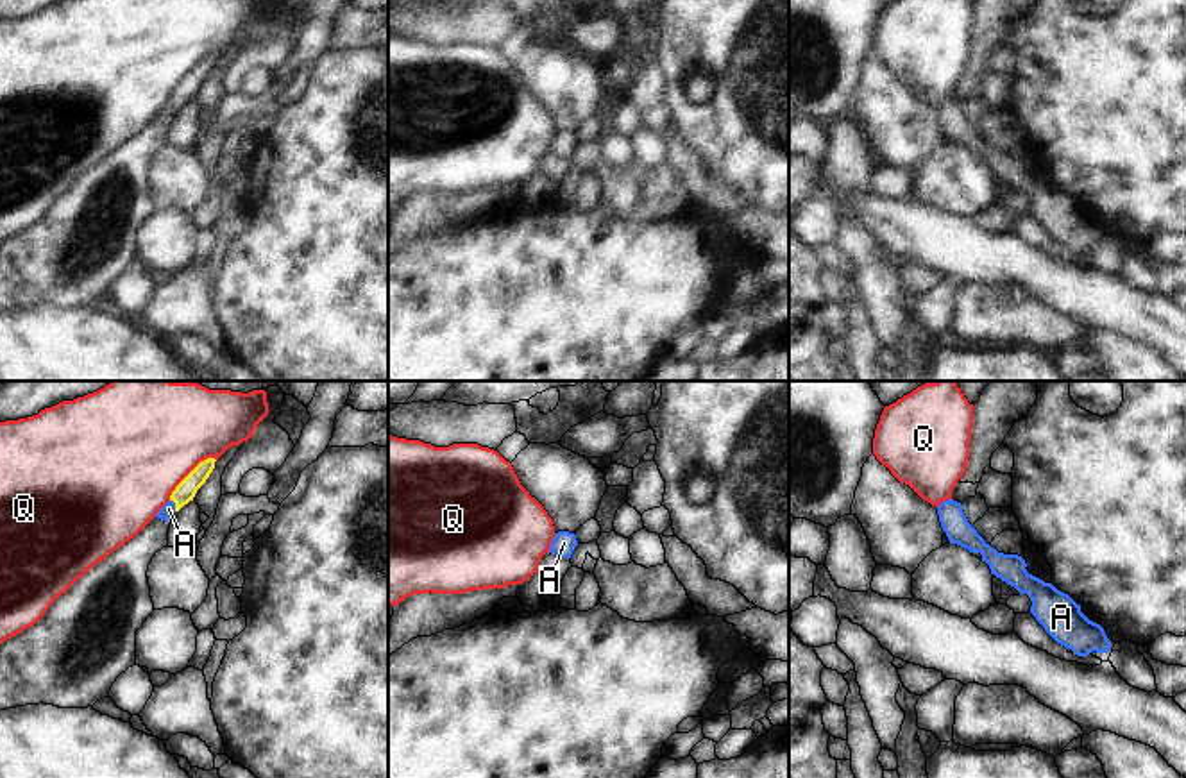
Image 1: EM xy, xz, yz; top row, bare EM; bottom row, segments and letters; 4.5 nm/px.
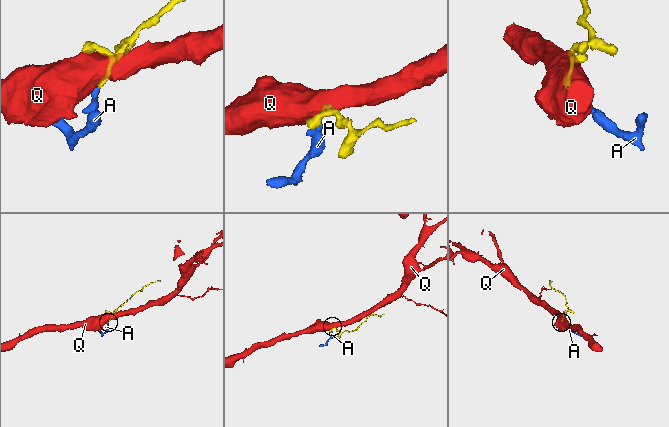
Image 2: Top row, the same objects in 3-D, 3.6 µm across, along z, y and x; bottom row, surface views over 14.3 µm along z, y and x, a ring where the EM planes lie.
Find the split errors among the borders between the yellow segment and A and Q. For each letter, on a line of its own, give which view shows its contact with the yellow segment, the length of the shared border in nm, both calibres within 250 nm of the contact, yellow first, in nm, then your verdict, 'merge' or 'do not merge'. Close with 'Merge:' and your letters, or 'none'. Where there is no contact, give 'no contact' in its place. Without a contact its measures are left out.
A: meets yellow in xy; contact 60 nm long; 90 nm thick on the yellow side, 60 nm on the other; merge
Q: meets yellow in xy; contact 280 nm long; 90 nm thick on the yellow side, 460 nm on the other; do not merge
Merge: A

